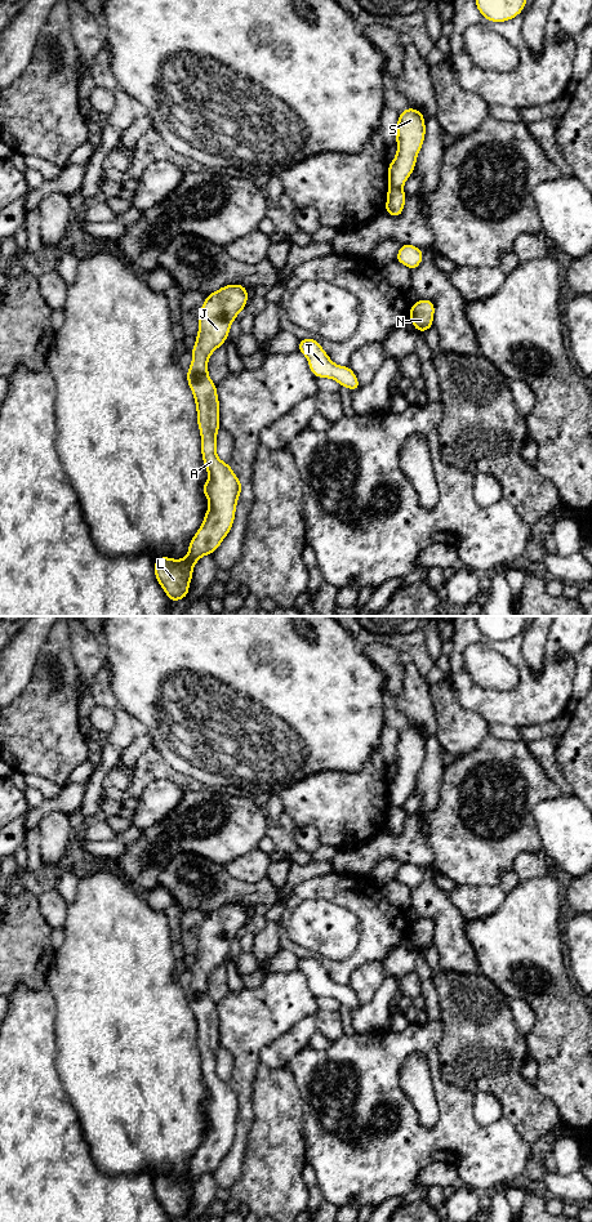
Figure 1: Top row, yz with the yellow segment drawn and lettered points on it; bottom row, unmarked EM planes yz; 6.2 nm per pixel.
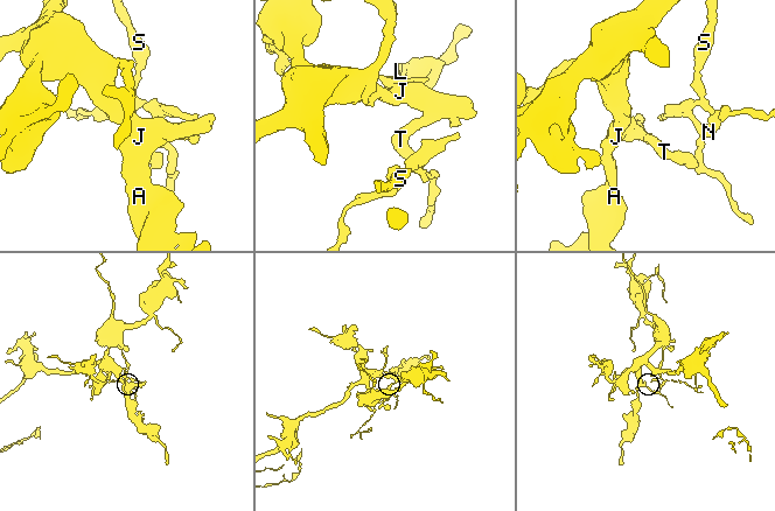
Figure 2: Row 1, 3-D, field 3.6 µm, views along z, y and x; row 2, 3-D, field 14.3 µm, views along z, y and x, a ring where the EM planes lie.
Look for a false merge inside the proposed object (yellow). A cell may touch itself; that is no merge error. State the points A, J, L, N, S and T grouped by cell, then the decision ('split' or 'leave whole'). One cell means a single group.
groups A J L S T / N; split

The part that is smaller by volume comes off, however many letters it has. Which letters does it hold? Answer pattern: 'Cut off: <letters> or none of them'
Cut off: N

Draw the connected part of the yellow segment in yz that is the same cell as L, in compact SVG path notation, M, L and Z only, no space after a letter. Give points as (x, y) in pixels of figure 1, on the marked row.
M239 284L226 285L206 295L199 311L199 333L192 361L186 378L195 397L197 425L201 434L202 463L209 478L202 485L209 508L201 527L190 541L188 554L183 559L159 557L155 562L155 577L170 602L187 597L196 562L214 554L235 522L235 512L242 485L228 463L217 456L217 433L219 424L219 398L217 385L208 373L208 361L213 352L224 344L230 326L237 313L245 309L248 289Z

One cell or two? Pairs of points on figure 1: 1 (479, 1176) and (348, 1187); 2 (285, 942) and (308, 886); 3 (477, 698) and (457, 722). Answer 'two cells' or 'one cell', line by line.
1: one cell
2: one cell
3: two cells

